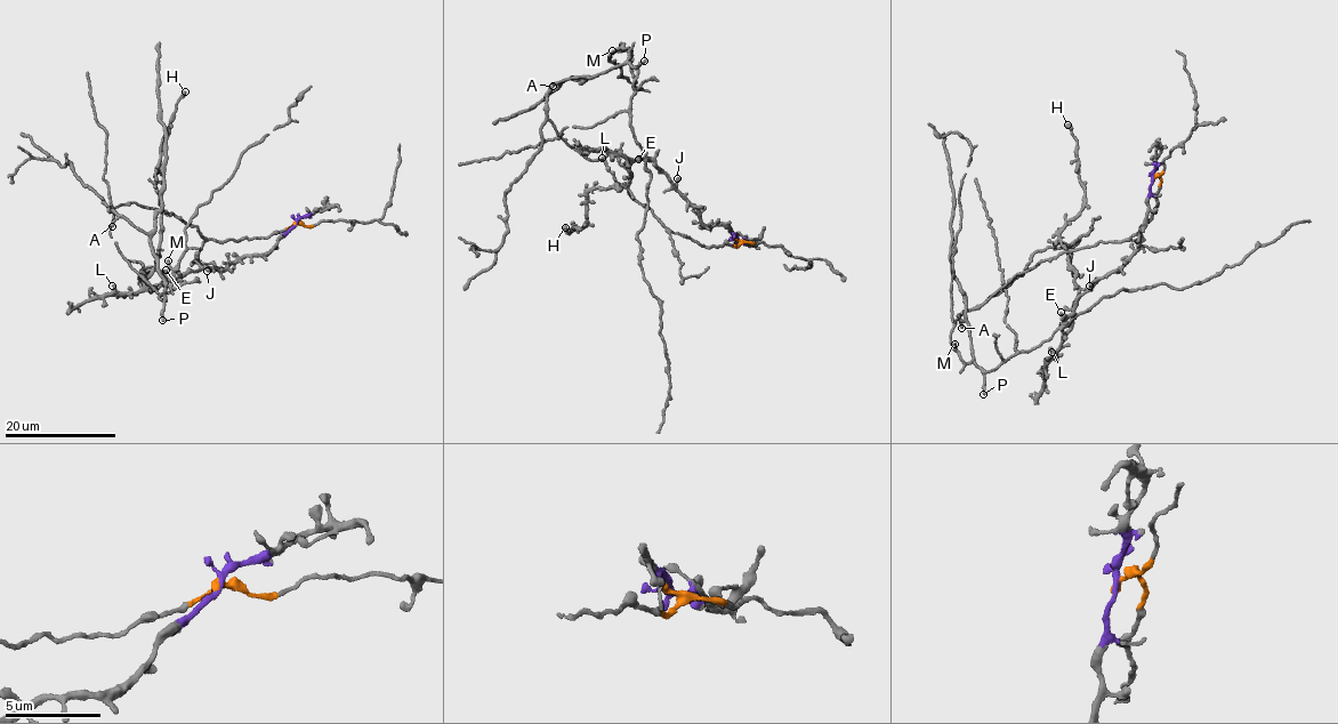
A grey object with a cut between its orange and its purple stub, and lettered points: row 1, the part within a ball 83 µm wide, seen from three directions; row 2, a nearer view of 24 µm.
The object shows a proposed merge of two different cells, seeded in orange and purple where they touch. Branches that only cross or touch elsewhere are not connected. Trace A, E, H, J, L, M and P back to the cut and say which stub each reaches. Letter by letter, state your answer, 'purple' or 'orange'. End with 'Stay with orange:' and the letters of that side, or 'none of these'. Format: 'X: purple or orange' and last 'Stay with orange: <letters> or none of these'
A: orange
E: purple
H: purple
J: purple
L: purple
M: orange
P: orange
Stay with orange: A, M, P

